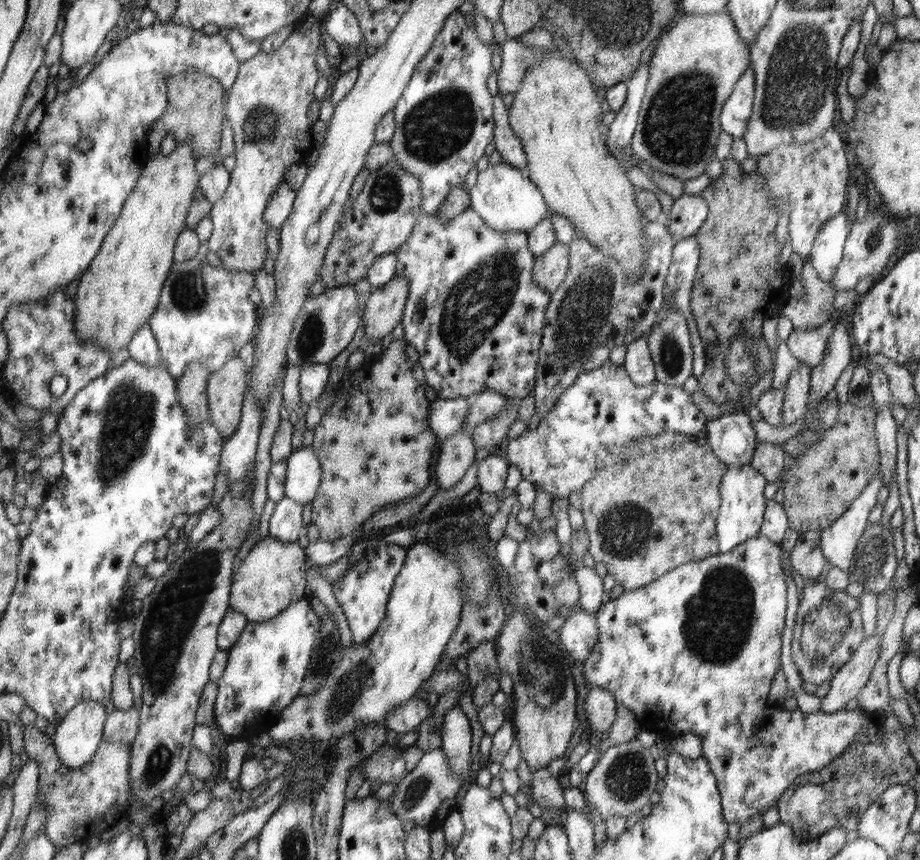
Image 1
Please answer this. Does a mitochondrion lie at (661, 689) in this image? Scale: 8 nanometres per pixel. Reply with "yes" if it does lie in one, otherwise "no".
no

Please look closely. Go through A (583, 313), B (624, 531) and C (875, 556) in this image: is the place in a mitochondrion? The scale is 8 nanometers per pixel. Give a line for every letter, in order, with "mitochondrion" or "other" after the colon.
A: mitochondrion
B: mitochondrion
C: mitochondrion

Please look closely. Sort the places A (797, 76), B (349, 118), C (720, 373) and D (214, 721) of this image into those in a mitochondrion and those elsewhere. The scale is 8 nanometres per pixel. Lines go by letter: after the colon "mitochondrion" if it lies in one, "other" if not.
A: mitochondrion
B: other
C: other
D: other

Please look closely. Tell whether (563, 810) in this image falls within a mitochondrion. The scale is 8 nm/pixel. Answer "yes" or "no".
no

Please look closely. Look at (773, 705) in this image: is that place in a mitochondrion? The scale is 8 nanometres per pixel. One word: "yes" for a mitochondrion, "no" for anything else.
no

